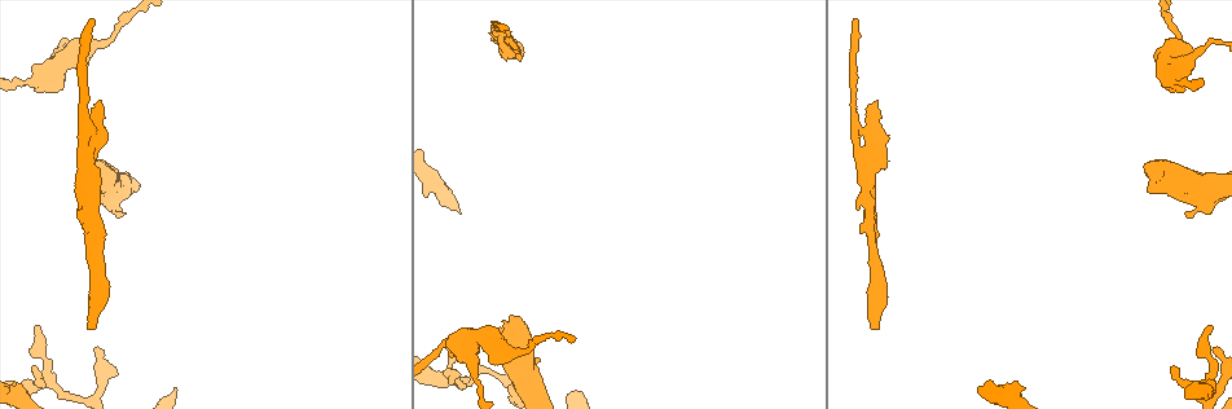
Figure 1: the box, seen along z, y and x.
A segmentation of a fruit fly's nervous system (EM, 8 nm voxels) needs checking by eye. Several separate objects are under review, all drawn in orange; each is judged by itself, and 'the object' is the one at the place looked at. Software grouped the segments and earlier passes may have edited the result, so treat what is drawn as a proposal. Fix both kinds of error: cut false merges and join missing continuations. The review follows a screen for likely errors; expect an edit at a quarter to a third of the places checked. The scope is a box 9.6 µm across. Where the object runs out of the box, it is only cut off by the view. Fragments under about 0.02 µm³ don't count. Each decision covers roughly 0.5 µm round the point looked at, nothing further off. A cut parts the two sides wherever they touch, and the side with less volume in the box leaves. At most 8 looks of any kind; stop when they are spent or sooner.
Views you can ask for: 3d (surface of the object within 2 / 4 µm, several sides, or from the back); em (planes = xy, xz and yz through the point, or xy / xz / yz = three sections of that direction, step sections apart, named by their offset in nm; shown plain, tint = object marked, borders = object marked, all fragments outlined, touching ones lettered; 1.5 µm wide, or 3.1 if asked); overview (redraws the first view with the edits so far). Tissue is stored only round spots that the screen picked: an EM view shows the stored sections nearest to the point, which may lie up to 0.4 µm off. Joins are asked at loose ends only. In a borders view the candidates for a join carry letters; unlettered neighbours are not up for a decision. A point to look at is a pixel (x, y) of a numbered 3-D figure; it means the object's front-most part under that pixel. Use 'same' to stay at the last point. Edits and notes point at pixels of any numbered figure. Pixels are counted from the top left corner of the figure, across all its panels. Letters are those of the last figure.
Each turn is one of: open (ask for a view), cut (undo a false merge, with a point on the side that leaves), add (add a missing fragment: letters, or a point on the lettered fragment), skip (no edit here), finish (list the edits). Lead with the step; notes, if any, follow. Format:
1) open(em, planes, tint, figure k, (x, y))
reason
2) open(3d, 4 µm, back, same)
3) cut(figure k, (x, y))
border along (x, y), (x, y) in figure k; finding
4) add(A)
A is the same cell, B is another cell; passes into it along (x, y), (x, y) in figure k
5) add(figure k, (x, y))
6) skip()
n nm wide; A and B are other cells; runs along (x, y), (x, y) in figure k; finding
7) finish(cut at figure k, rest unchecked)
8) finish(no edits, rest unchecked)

open(3d, 4 µm, figure 1, (92, 20))
tapers out

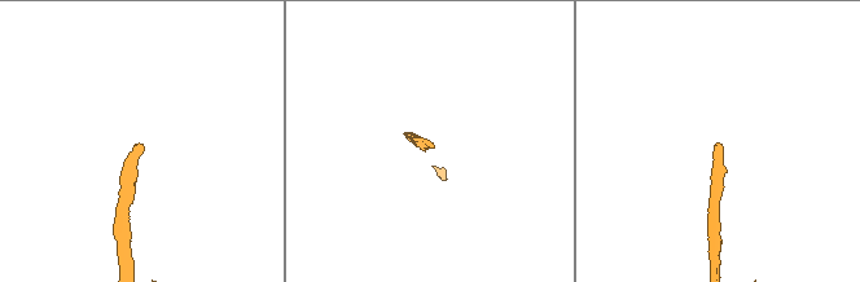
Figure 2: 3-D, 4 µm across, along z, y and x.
open(em, planes, plain, figure 2, (722, 146))

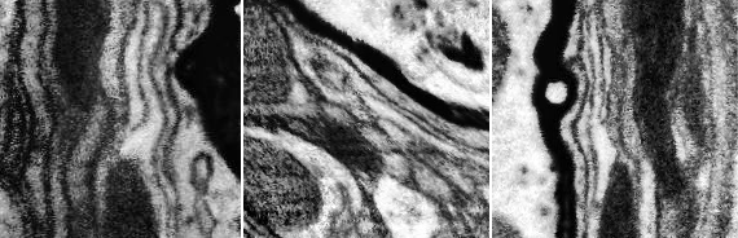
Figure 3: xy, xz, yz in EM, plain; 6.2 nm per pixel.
open(em, planes, borders, same)
see the neighbours

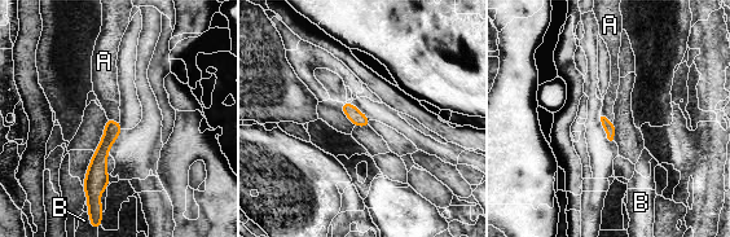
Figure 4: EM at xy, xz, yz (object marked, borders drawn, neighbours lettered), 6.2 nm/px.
add(figure 4, (105, 82))
A is the same cell, B is another cell; passes into it along (111, 132), (111, 121), (105, 82) in figure 4; it goes on there

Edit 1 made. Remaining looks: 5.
open(3d, 2 µm, figure 1, (501, 38))
calibre changes

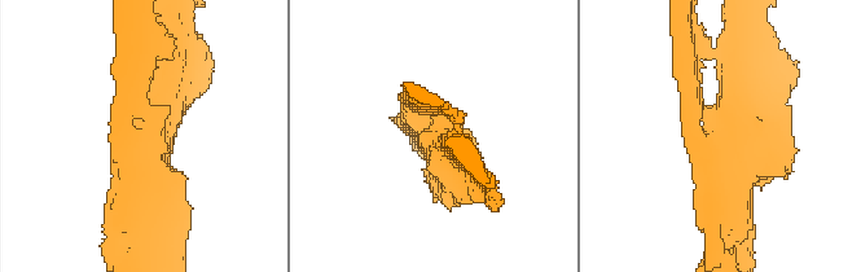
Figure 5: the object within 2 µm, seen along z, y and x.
open(em, xy, step 8, tint, figure 5, (440, 133))
now the EM

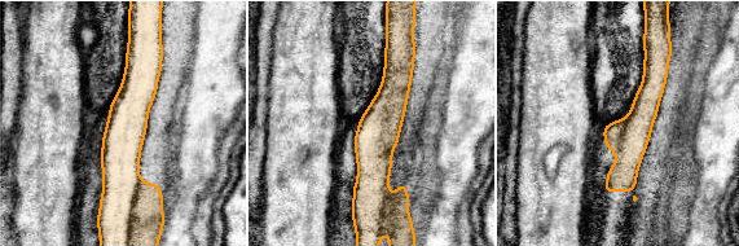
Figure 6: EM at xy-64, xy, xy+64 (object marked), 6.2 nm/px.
open(em, planes, borders, same)
cut it another way

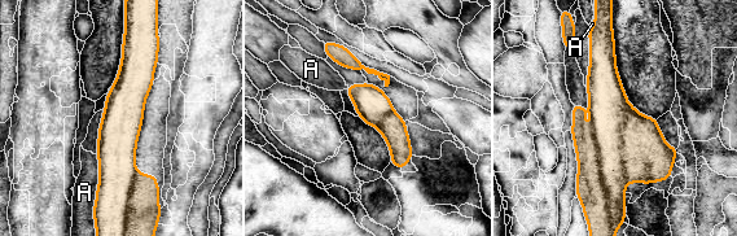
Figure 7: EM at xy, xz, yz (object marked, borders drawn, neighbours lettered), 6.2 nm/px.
cut(figure 7, (589, 189))
220 nm wide; A is another cell; the part that leaves runs along (575, 108), (588, 179), (601, 192) in figure 7; a second neuron is stuck on

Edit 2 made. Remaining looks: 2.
open(em, xy, step 8, tint, figure 1, (869, 234))
sudden change in width

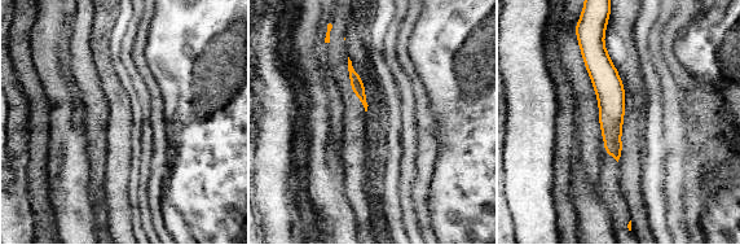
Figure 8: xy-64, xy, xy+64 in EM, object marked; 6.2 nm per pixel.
open(em, planes, borders, same)

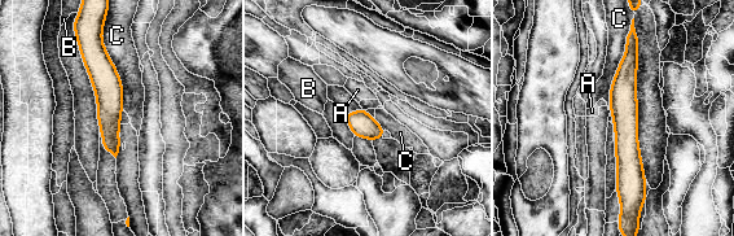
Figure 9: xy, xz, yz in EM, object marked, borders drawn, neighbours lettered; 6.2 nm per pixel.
skip()
A, B and C are other cells; border along (631, 27), (610, 90), (610, 110) in figure 9; continuous, no second neuron

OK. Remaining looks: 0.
finish(add at figure 4, cut at figure 7, rest unchecked)

